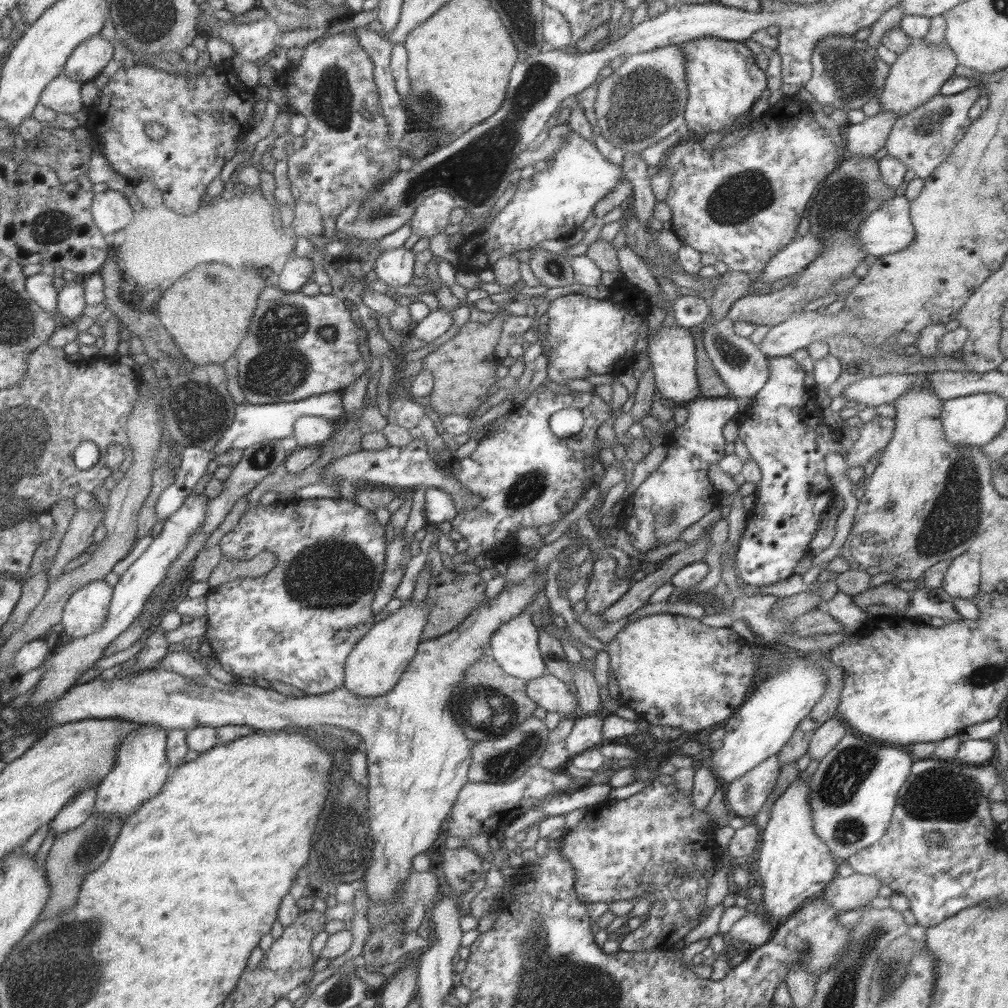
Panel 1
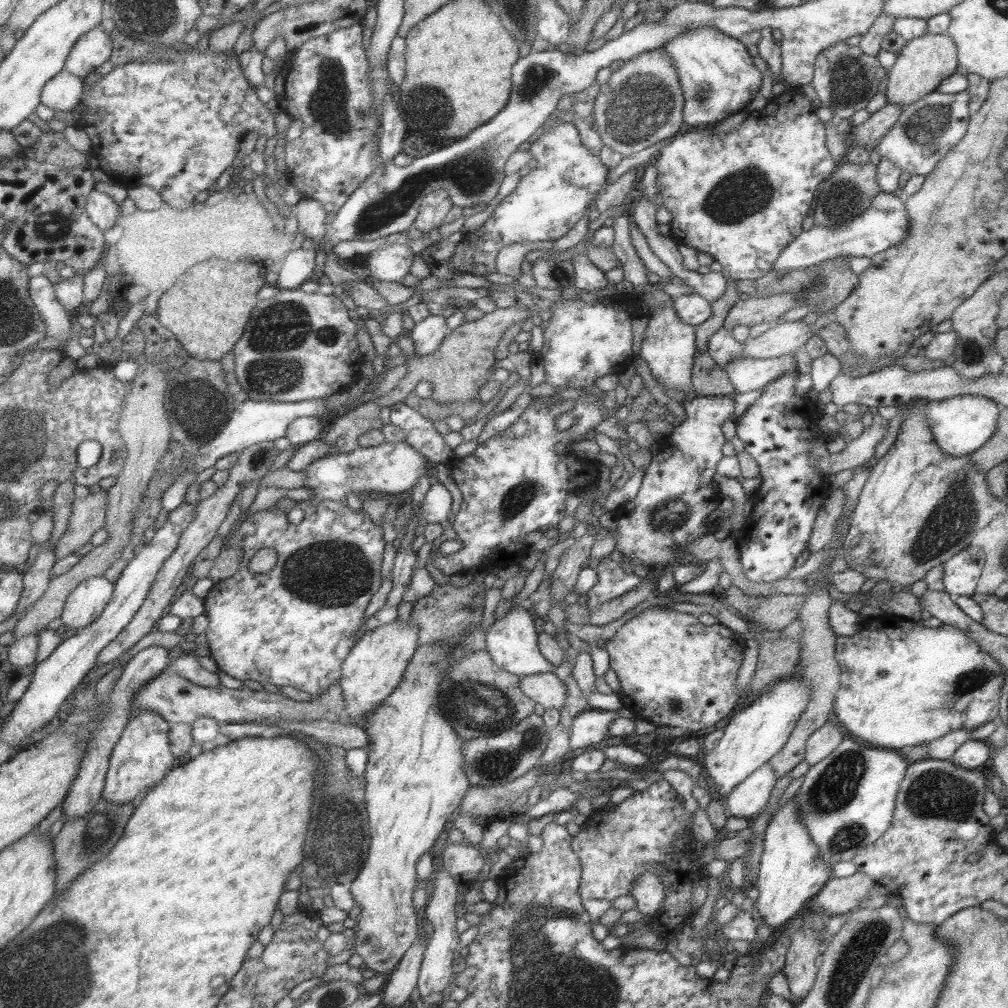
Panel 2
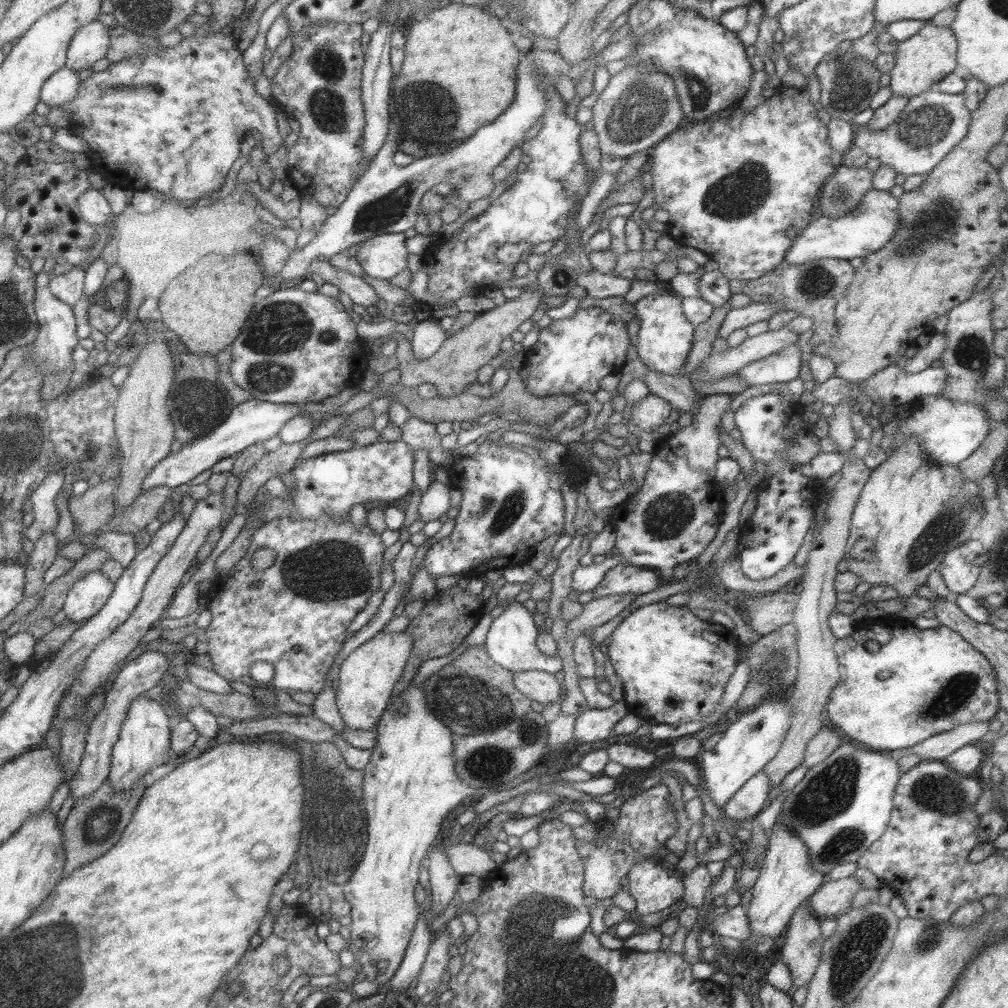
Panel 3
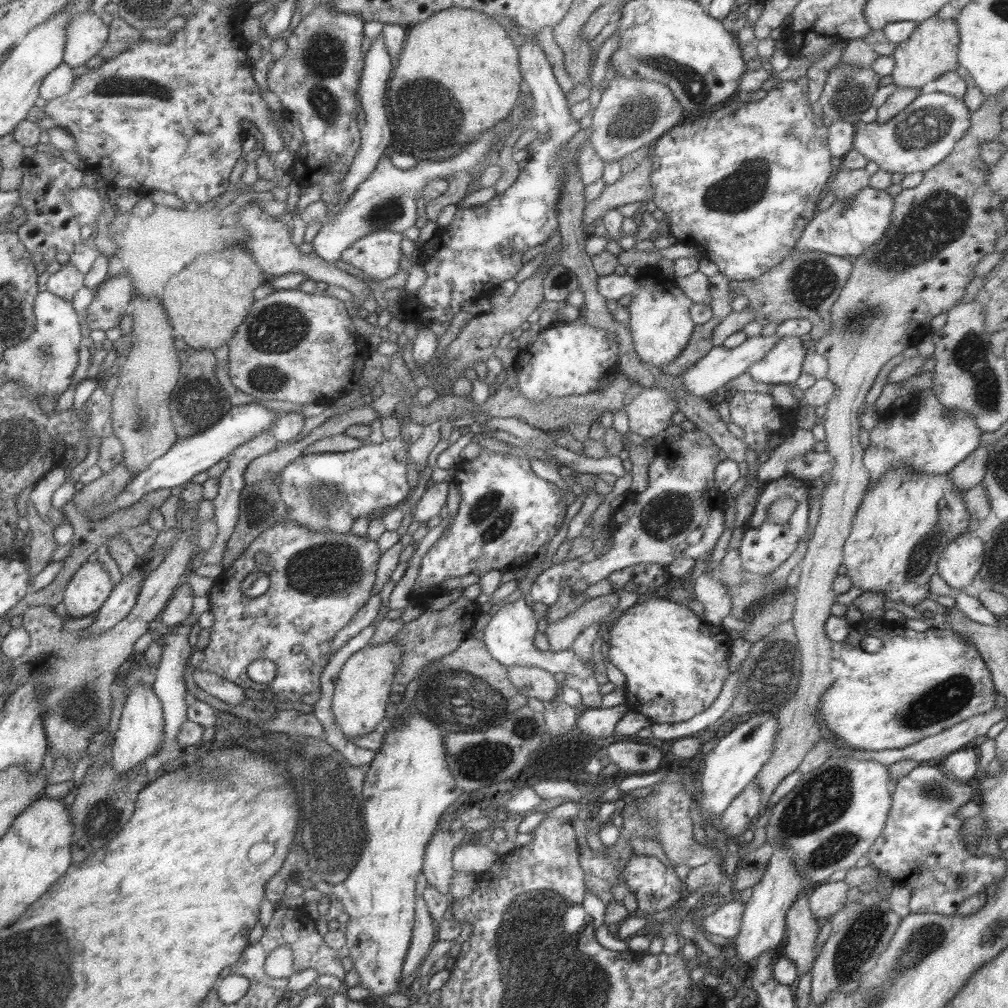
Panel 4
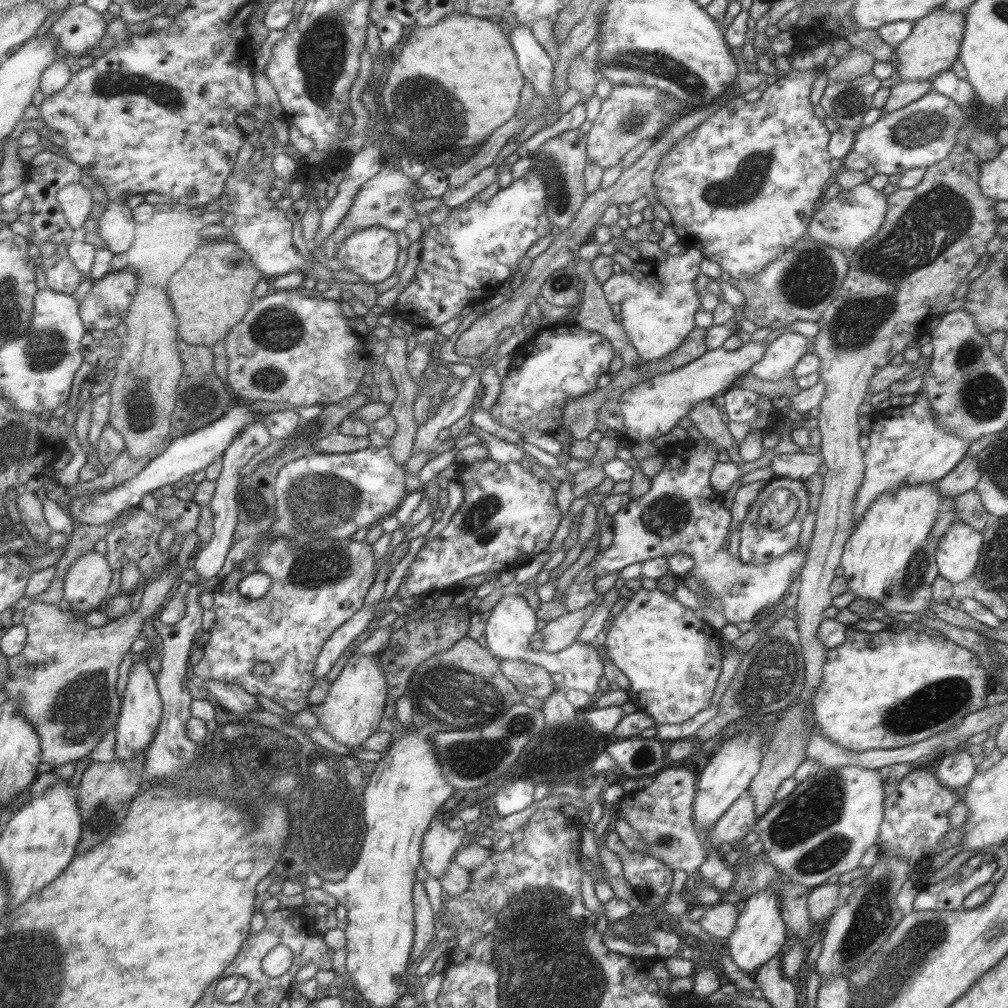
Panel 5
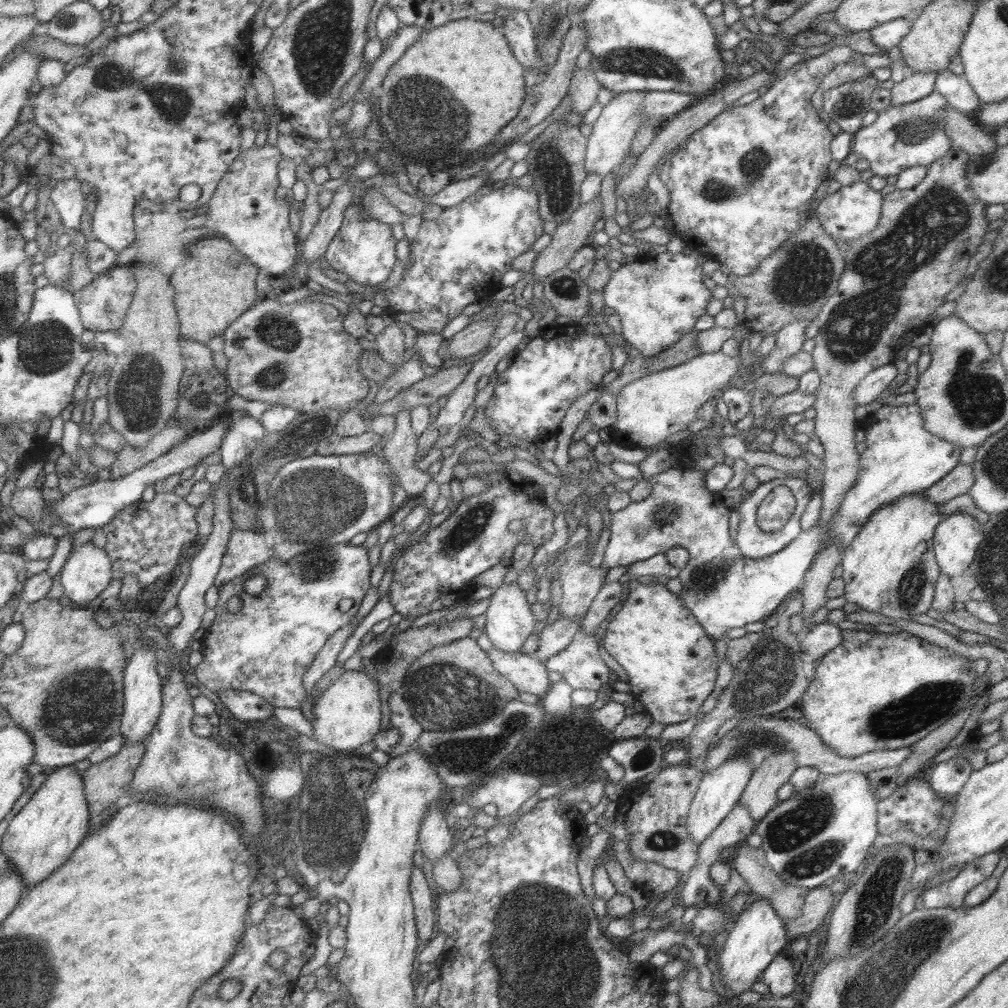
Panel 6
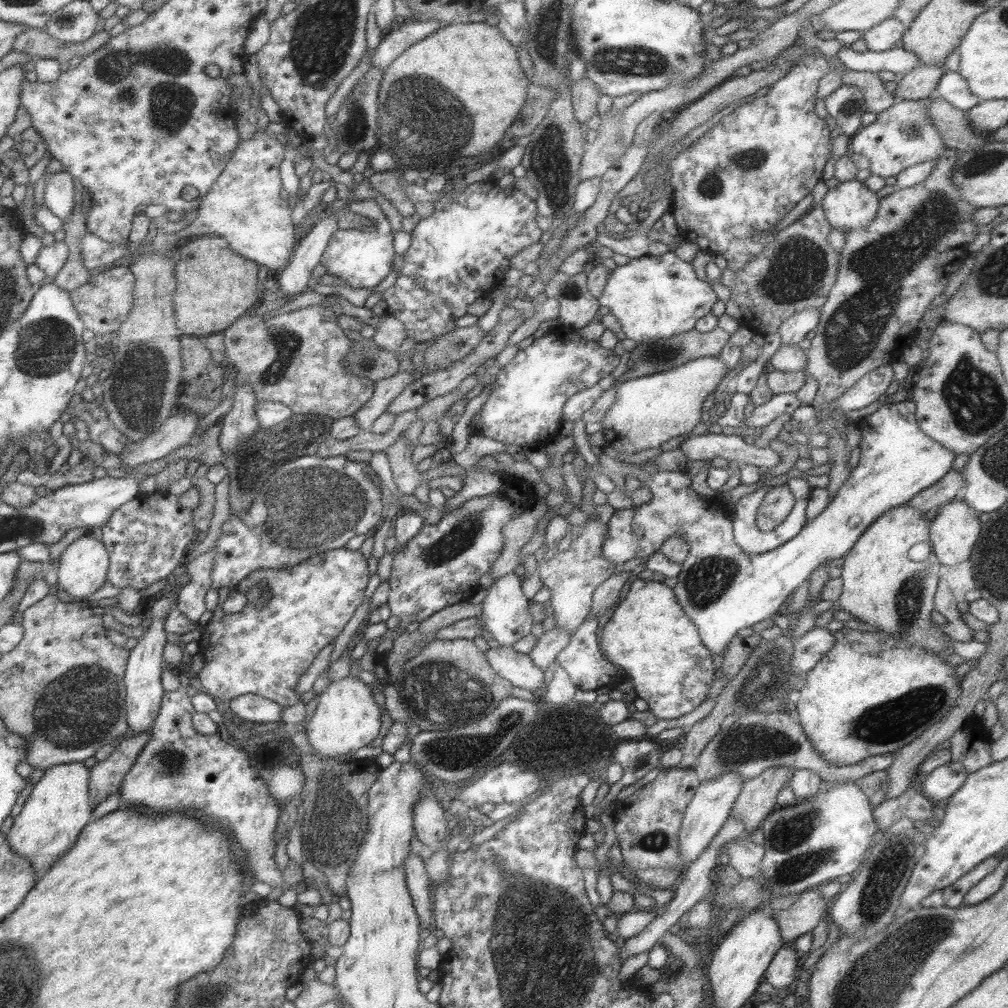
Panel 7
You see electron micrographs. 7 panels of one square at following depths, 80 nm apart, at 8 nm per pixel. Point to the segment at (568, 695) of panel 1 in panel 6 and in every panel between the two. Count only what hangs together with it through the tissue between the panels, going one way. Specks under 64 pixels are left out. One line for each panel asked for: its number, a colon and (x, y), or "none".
2: (546, 689)
3: (542, 687)
4: (532, 682)
5: (528, 679)
6: (527, 674)

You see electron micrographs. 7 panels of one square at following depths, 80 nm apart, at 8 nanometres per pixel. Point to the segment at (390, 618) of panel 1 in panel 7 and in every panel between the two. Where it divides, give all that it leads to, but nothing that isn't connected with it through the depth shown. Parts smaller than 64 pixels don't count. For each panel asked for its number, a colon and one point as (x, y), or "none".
2: (374, 665)
3: (366, 678)
4: (361, 689)
5: (351, 710)
6: (347, 713)
7: (346, 717)

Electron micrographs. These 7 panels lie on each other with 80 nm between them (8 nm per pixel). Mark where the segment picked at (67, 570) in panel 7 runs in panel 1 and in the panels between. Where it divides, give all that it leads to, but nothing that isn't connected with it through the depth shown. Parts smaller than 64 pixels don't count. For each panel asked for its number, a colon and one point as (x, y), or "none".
1: (84, 612)
2: (83, 605)
3: (88, 595)
4: (90, 586)
5: (85, 586)
6: (86, 572)

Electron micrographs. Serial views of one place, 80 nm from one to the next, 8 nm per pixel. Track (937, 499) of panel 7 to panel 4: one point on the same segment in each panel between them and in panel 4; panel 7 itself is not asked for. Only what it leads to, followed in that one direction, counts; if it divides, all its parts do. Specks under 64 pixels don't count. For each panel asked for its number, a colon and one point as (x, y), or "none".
4: (970, 471)
5: (964, 476)
6: (958, 480)

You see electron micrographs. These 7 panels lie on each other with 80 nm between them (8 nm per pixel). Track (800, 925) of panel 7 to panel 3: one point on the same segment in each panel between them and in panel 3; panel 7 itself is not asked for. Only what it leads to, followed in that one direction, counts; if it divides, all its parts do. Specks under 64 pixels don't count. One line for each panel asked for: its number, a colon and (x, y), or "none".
3: (834, 897)
4: (827, 898)
5: (822, 900)
6: (818, 900)

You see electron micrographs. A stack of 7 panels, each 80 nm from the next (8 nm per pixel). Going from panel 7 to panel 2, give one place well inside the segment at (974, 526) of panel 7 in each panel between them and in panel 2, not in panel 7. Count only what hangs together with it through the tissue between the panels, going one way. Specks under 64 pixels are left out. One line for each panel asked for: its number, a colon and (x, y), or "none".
2: (961, 573)
3: (960, 567)
4: (961, 559)
5: (957, 553)
6: (956, 538)

